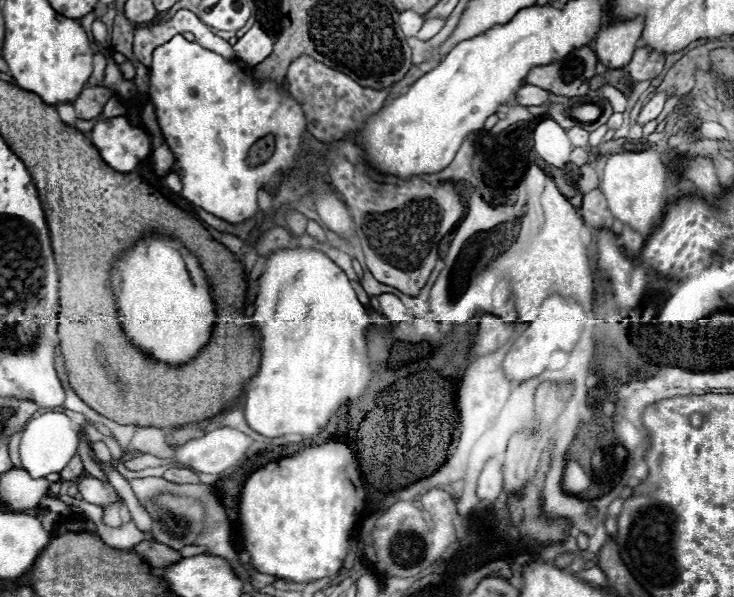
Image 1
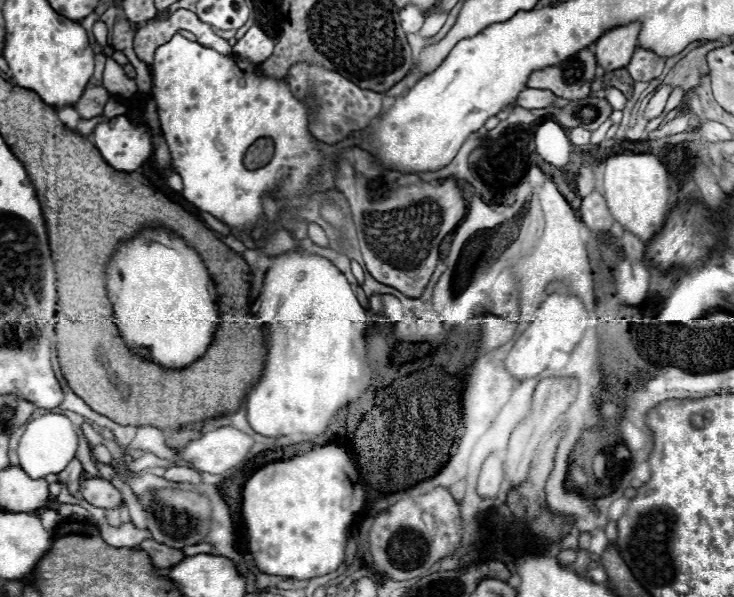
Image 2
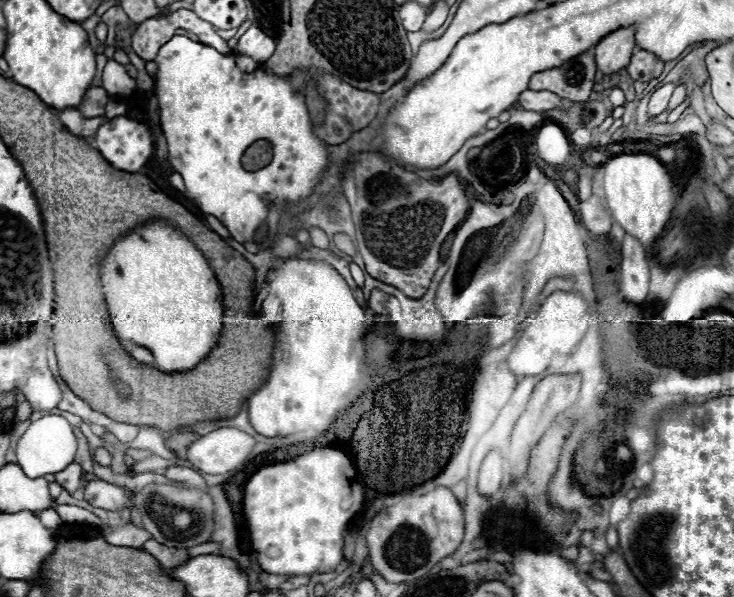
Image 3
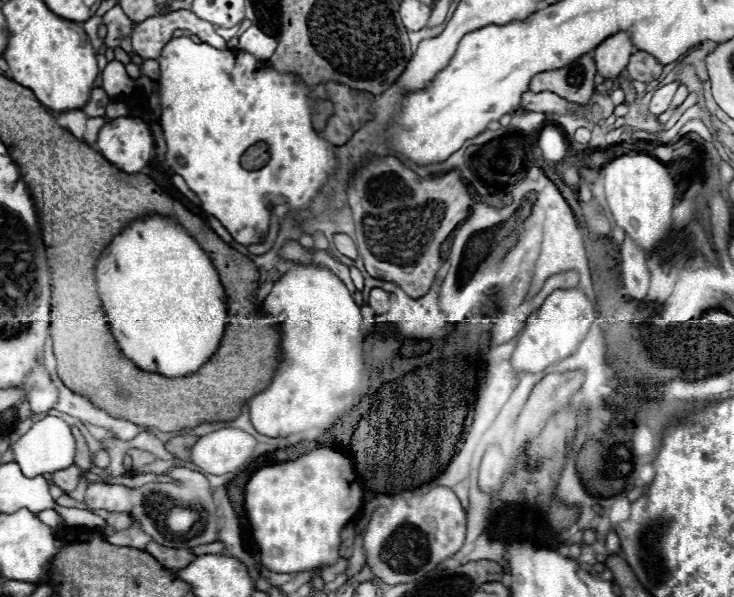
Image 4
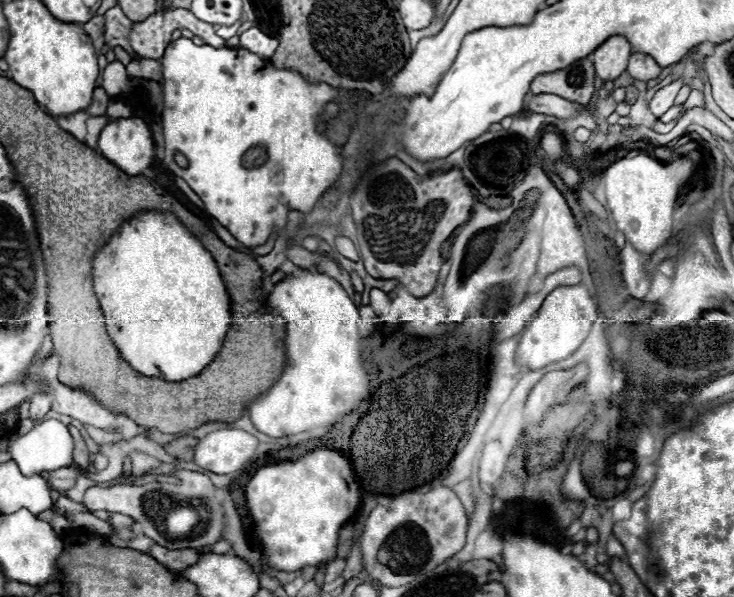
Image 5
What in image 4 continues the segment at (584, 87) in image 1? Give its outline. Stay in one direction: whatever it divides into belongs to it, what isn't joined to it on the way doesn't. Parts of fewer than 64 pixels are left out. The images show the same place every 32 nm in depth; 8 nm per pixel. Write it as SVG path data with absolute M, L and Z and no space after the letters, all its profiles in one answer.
M584 54L564 68L540 72L530 80L532 92L554 92L570 102L586 104L594 94L596 66L592 54Z

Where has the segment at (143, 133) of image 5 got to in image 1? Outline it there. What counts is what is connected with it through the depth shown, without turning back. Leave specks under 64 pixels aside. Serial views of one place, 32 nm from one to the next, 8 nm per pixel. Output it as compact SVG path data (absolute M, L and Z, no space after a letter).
M124 116L96 122L90 138L104 162L118 172L134 170L152 152L148 134L130 126Z

